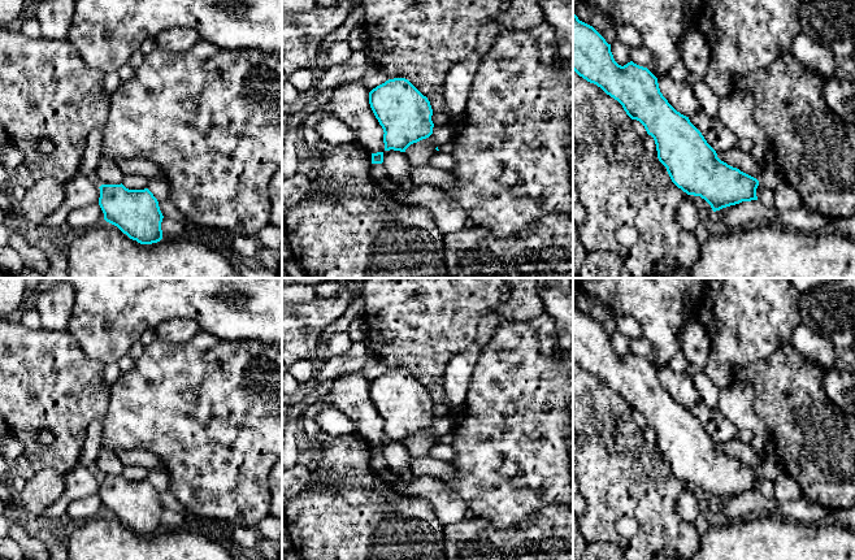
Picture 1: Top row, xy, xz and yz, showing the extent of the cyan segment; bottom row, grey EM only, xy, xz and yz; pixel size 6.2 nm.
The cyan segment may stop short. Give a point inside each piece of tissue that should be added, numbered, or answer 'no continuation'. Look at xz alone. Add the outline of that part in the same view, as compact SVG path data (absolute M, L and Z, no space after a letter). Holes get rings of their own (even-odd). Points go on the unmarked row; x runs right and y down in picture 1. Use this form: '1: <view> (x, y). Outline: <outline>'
1: xz (378, 464). Outline: M372 455L370 466L378 474L389 468L383 455Z

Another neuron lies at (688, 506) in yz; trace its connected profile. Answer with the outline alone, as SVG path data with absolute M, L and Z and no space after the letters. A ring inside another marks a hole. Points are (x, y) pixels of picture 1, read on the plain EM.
M686 487L678 498L677 512L680 517L689 524L695 524L696 518L702 515L699 500L689 487Z

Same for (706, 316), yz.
M707 303L704 305L704 308L700 311L699 316L698 316L698 320L703 324L703 325L707 325L707 324L715 324L715 316L713 316L713 309L711 307L709 303Z

